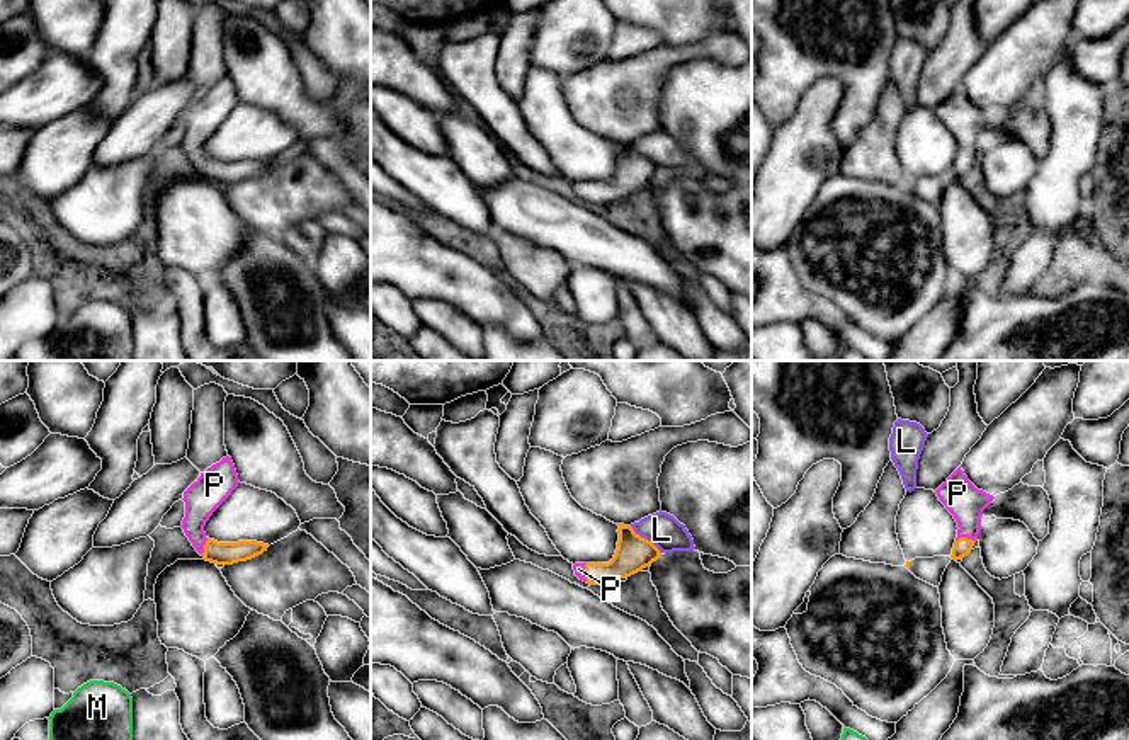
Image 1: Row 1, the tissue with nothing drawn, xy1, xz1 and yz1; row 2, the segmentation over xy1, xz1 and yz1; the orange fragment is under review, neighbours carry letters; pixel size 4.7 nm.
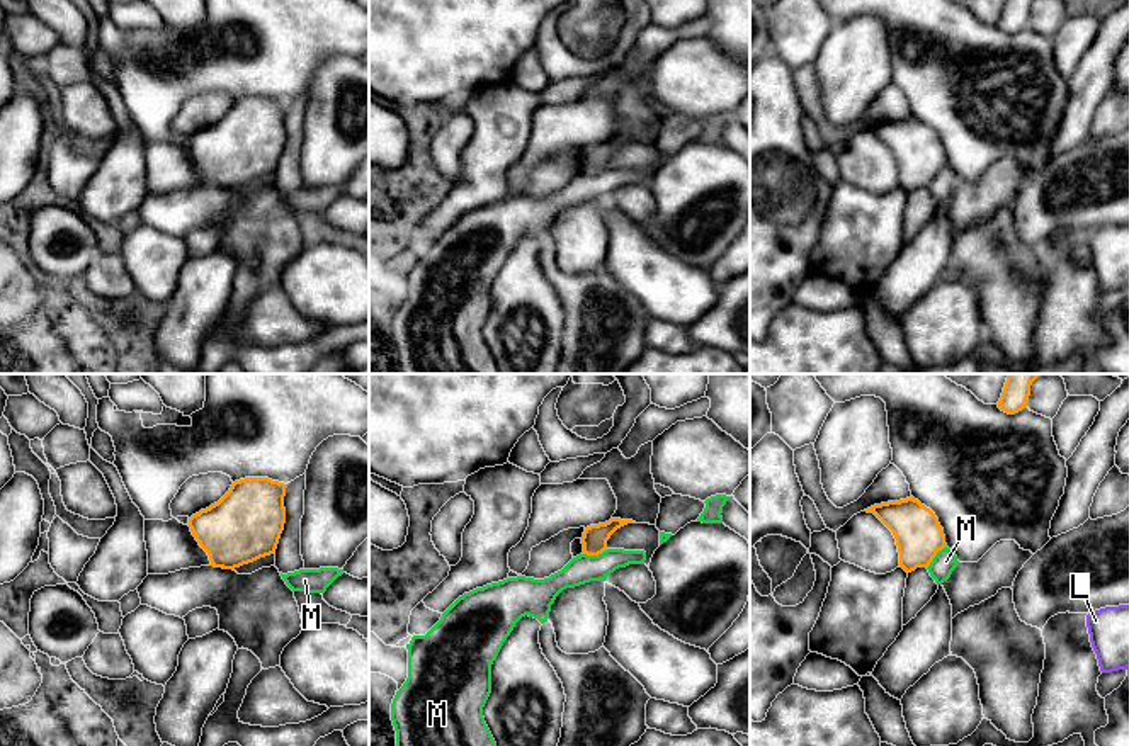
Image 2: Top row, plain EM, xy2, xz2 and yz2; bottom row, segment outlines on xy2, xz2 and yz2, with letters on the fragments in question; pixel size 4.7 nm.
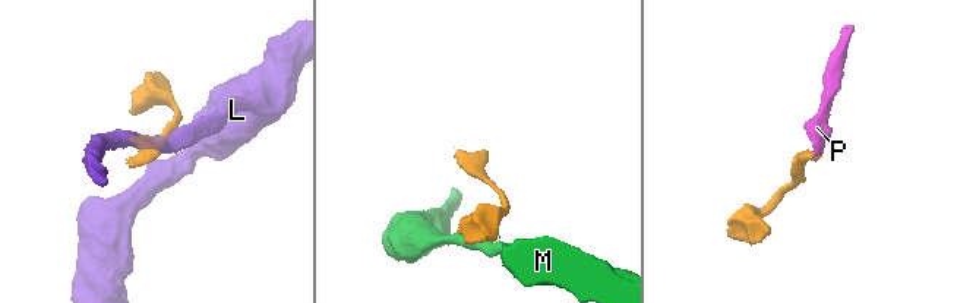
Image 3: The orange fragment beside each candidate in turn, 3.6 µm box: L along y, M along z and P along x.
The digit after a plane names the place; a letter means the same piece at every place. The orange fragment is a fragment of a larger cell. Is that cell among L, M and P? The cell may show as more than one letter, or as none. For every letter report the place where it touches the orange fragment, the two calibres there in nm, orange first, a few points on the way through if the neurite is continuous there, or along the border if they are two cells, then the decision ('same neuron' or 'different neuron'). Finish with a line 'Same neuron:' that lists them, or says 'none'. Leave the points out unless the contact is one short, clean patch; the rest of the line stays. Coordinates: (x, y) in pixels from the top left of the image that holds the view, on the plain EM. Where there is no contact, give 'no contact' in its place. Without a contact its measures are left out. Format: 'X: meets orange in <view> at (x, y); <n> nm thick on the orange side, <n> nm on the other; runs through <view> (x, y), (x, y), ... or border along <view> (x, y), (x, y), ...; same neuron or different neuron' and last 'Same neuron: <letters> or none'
L: meets orange in xz1 at (646, 159); 170 nm thick on the orange side, 160 nm on the other; border along xz1 (629, 145), (660, 172); different neuron
M: meets orange in yz2 at (936, 174); 220 nm thick on the orange side, 110 nm on the other; border along yz2 (946, 165), (927, 187); different neuron
P: meets orange in yz1 at (966, 157); 90 nm thick on the orange side, 170 nm on the other; different neuron
Same neuron: none

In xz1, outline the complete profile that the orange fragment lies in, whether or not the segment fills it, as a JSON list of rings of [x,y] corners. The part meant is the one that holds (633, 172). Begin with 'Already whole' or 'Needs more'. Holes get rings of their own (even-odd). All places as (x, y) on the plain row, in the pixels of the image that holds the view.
Already whole. [[[617,143],[619,160],[609,182],[587,182],[583,194],[590,204],[609,204],[631,196],[656,180],[661,172],[631,145]]]

